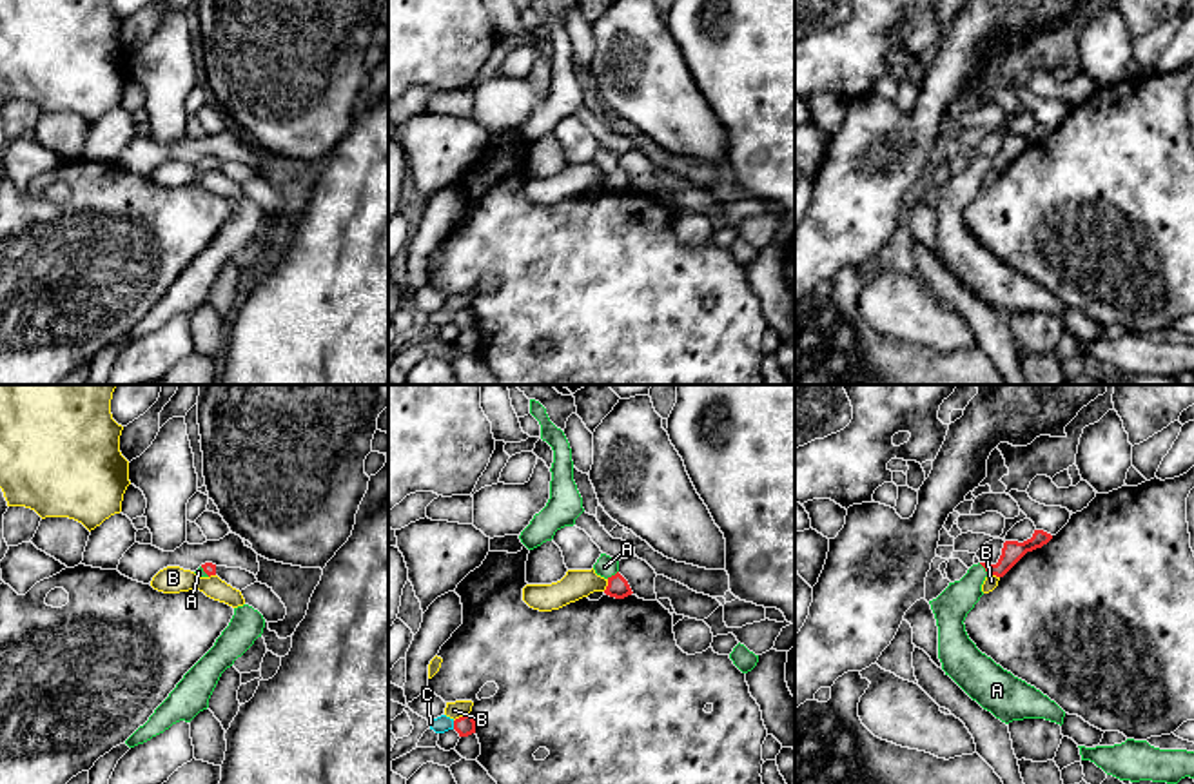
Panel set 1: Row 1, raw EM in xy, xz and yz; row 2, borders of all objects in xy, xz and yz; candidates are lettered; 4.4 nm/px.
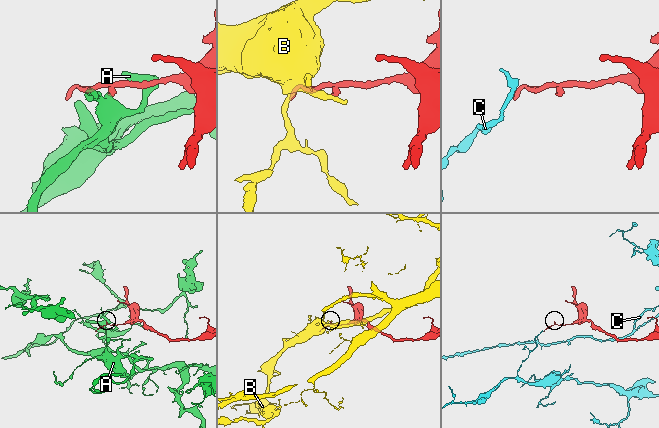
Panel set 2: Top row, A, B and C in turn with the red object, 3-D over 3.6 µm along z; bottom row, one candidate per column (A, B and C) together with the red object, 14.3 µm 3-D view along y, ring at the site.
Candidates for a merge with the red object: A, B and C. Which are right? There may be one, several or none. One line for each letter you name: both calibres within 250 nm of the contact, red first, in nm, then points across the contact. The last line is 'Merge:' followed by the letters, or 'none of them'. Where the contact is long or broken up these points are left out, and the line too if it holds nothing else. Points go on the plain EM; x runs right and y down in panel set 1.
A: 90 nm thick on the red side, 160 nm on the other; runs through yz (1013, 144), (997, 162), (984, 160), (951, 200)
Merge: A

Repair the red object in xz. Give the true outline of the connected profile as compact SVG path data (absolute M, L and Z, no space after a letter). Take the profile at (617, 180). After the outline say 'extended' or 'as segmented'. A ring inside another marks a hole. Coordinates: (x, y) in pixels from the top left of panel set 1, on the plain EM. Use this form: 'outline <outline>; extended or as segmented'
outline M601 147L593 158L593 163L597 169L608 174L608 180L604 183L606 189L624 192L633 187L628 174L619 167L619 152Z; extended

